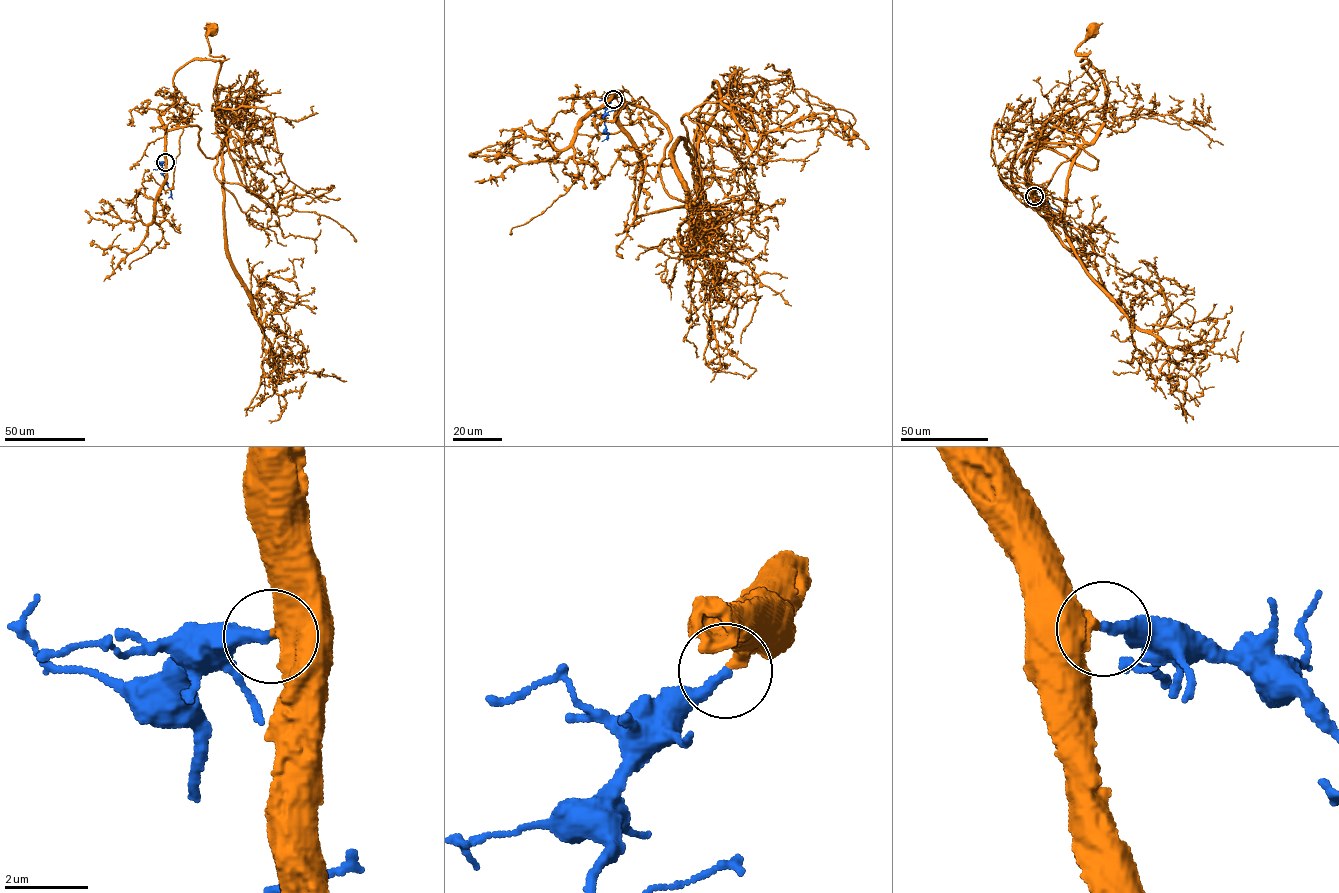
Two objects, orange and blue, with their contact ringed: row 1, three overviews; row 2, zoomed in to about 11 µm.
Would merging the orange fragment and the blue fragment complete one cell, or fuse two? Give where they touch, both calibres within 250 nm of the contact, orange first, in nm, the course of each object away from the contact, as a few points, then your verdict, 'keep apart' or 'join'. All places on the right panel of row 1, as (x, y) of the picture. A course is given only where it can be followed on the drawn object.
at (1034, 196); 500 nm thick on the orange side, 280 nm on the other; orange runs (1034, 196), (1026, 178), (1031, 153), (1068, 111), (1096, 93), (1081, 65), (1089, 60), (1075, 52), (1092, 31); blue runs (1034, 196), (1058, 211), (1072, 226); join

